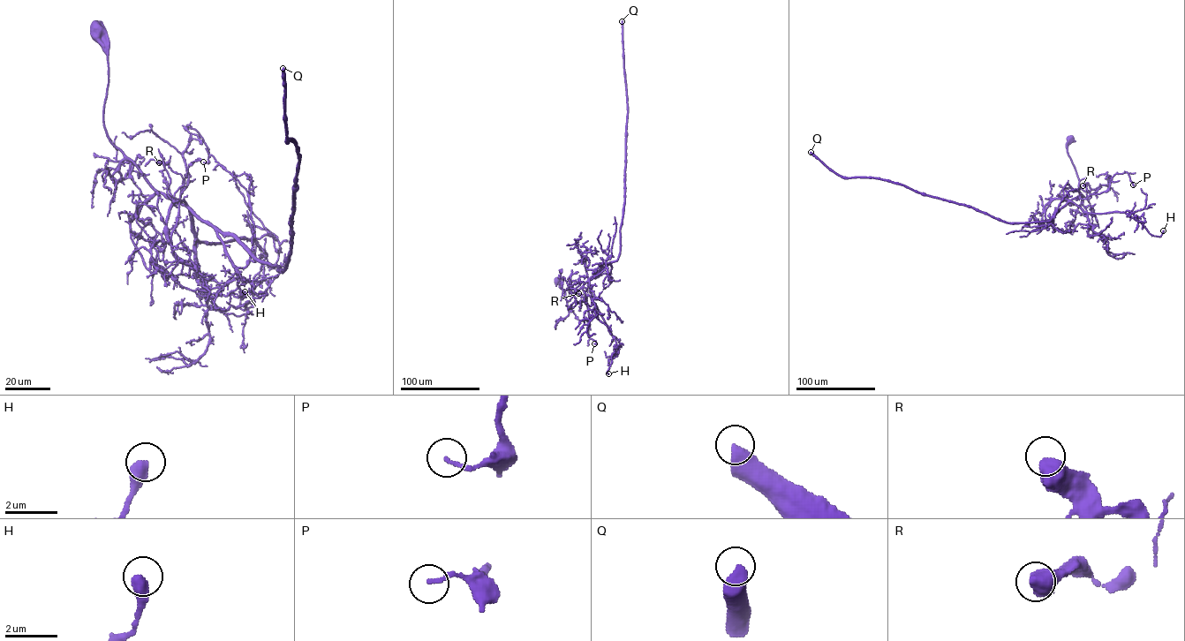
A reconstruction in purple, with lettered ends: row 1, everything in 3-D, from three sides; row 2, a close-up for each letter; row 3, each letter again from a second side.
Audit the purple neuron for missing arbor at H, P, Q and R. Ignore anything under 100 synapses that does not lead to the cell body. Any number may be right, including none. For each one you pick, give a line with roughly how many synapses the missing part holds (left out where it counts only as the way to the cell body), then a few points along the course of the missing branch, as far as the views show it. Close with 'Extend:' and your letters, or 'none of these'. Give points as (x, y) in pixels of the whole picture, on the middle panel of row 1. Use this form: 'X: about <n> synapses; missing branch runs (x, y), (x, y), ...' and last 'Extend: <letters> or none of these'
Q: about 2500 synapses
Extend: Q

